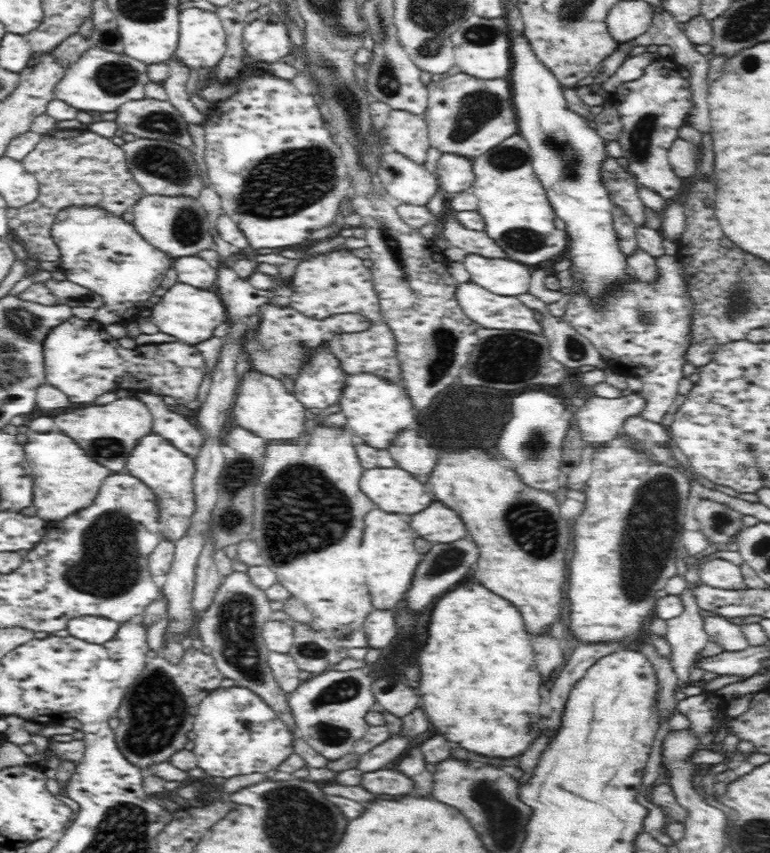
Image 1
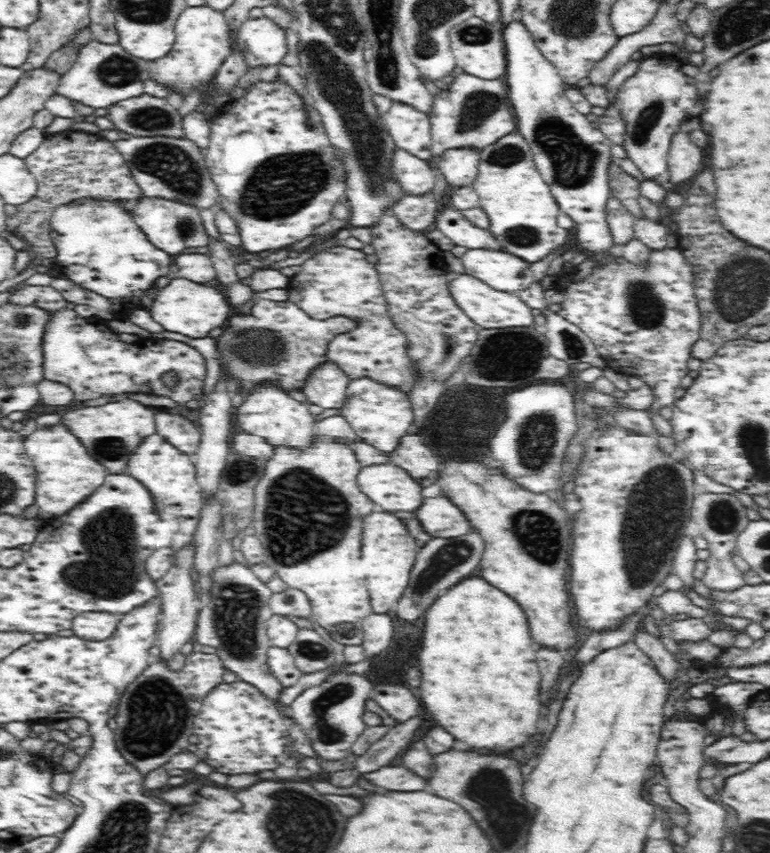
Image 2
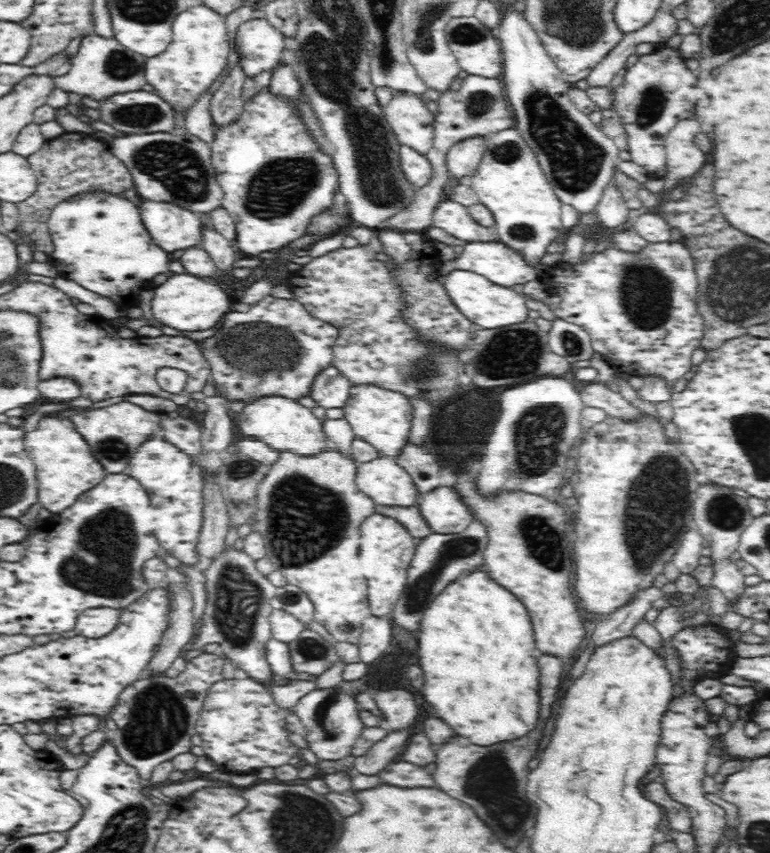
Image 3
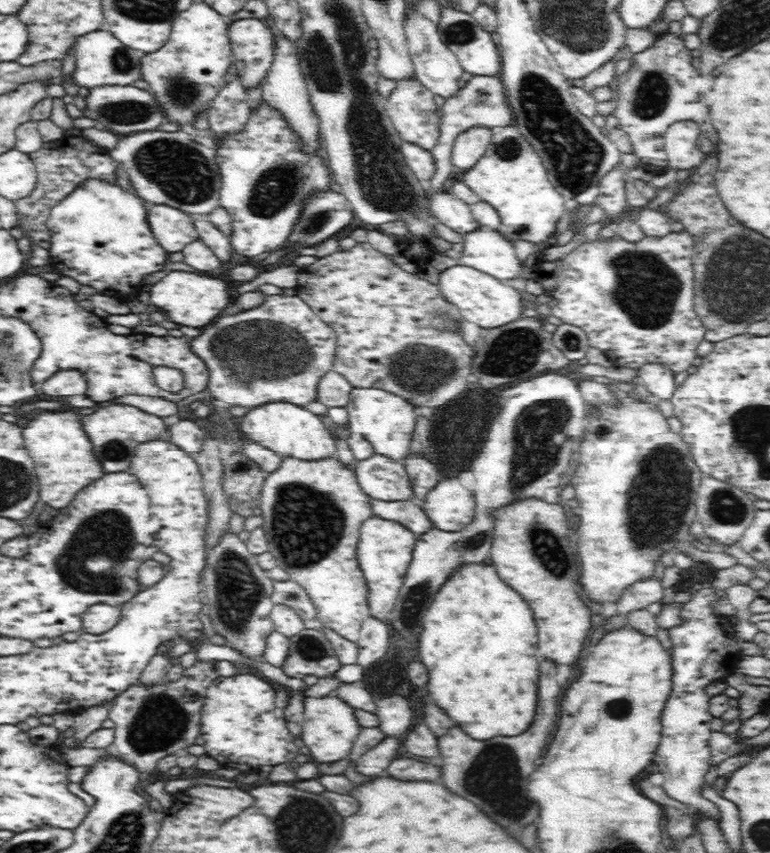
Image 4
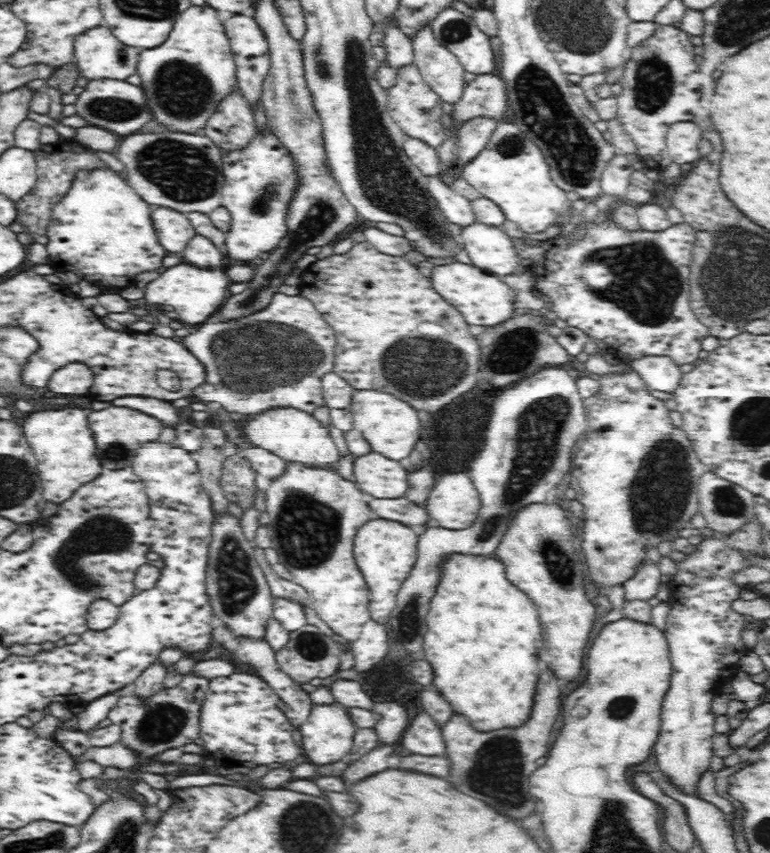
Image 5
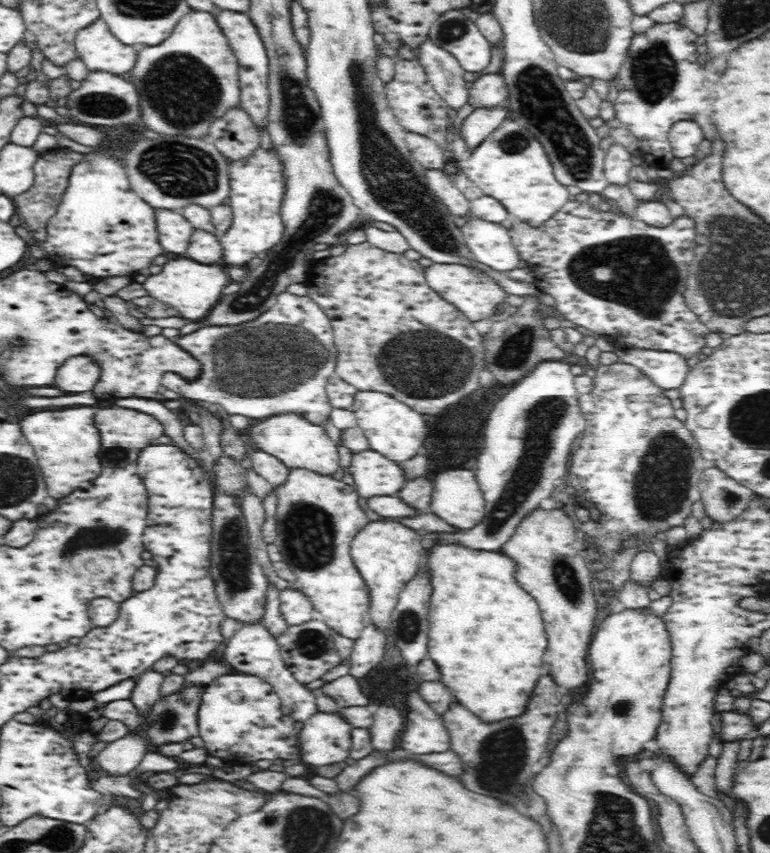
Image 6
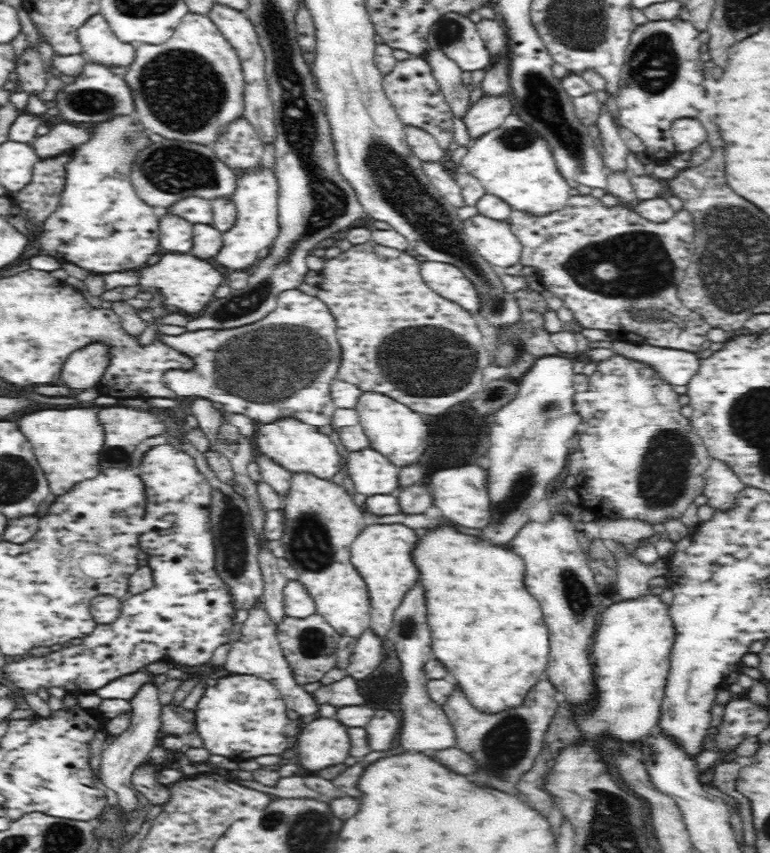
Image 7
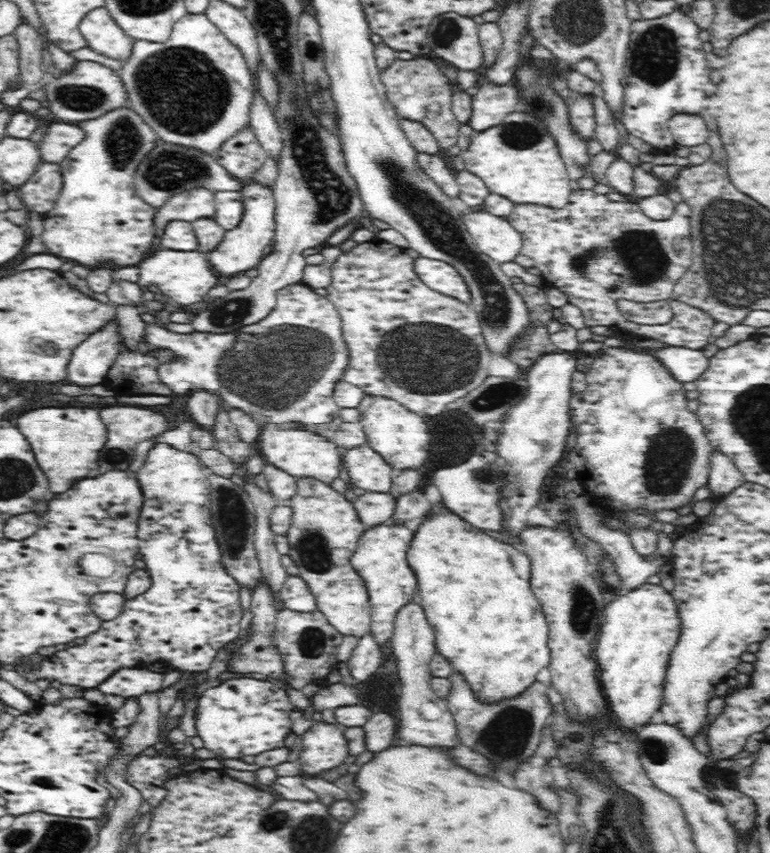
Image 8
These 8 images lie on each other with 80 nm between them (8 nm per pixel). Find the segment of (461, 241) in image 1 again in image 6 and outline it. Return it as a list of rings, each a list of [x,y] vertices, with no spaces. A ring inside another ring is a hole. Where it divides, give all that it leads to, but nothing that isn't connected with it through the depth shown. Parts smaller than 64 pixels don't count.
[[[426,170],[425,175],[428,181],[427,186],[434,191],[434,194],[443,202],[454,216],[464,216],[470,211],[470,201],[456,188],[453,177],[440,170]]]

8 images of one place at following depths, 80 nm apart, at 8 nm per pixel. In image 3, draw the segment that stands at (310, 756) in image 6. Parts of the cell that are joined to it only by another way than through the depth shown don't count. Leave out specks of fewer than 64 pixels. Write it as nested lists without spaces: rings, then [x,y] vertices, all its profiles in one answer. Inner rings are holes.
[[[343,681],[340,686],[330,689],[314,689],[306,694],[294,705],[296,714],[306,726],[306,740],[310,750],[320,760],[340,760],[350,754],[356,738],[362,734],[362,722],[358,718],[357,702],[354,702],[356,694],[360,690],[368,690],[364,681]]]

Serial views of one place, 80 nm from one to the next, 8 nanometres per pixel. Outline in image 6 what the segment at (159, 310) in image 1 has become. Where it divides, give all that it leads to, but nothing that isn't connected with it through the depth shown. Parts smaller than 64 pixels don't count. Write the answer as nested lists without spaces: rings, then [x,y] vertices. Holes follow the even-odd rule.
[[[182,255],[182,257],[168,258],[161,266],[155,269],[146,281],[142,283],[143,288],[149,292],[149,296],[154,296],[156,300],[170,304],[172,310],[176,308],[182,318],[190,320],[202,320],[206,314],[220,301],[218,296],[222,295],[222,290],[228,282],[226,272],[219,264],[202,264]]]

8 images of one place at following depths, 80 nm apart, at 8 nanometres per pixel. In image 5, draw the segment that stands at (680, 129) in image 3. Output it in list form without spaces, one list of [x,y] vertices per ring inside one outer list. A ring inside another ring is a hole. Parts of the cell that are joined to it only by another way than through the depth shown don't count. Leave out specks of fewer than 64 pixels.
[[[682,121],[671,124],[665,136],[668,156],[680,165],[697,162],[700,158],[698,153],[700,138],[702,138],[702,130],[692,122]]]

